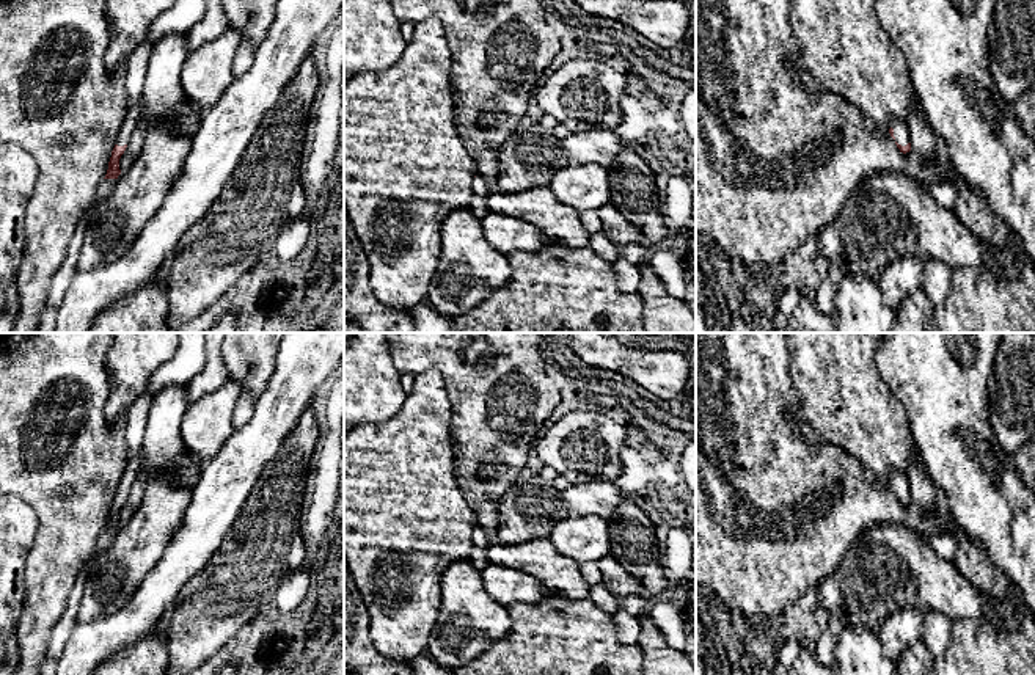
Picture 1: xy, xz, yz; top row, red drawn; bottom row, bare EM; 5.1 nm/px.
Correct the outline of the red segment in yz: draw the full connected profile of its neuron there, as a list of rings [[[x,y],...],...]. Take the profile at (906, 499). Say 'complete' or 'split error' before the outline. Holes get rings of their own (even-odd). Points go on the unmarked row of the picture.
split error | [[[895,471],[889,480],[891,488],[895,491],[900,504],[906,505],[911,502],[909,494],[909,477],[903,471]]]

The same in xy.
split error | [[[140,451],[140,454],[135,458],[127,462],[116,496],[112,502],[108,521],[104,531],[118,531],[118,527],[121,526],[119,510],[127,499],[130,487],[141,476],[141,460],[143,460],[143,451]]]

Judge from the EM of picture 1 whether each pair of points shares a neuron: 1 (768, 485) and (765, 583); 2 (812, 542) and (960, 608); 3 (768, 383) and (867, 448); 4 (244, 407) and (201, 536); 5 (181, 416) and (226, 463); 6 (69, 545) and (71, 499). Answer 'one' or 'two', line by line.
1: one
2: two
3: two
4: two
5: two
6: one

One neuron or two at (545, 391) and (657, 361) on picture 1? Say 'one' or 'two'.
two

